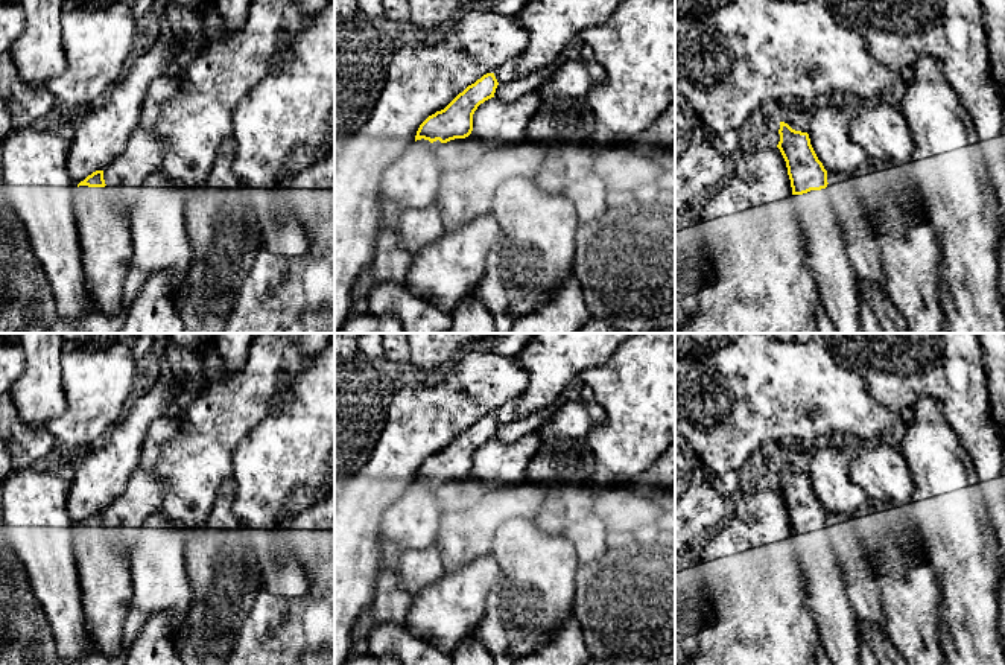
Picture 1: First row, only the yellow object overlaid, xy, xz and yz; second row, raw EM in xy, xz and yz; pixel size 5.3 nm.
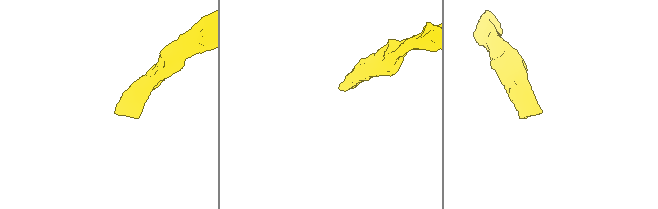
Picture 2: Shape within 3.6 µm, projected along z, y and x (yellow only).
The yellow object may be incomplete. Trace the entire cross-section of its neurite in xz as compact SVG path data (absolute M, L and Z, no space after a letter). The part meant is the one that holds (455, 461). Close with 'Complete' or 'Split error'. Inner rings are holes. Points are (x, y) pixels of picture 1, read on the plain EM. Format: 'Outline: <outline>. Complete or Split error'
Outline: M487 414L459 434L444 450L429 457L418 469L415 484L435 492L442 484L465 479L473 472L473 455L480 444L494 438L499 423Z. Split error

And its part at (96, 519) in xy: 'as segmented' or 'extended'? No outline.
extended

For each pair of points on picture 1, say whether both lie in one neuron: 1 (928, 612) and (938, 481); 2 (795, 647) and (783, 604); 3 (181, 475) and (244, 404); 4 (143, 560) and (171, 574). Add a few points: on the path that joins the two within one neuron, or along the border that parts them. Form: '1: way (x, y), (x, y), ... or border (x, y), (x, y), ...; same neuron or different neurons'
1: border (928, 562), (938, 583), (940, 601); different neurons
2: way (785, 636), (783, 615); same neuron
3: way (199, 457), (206, 442), (225, 422); same neuron
4: way (149, 560), (164, 574); same neuron

